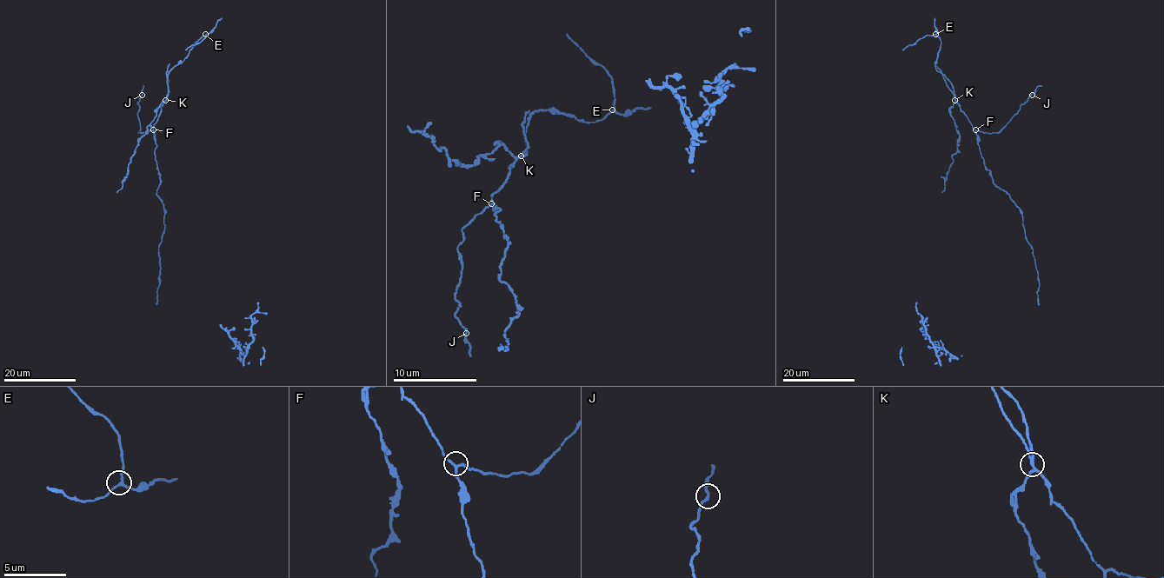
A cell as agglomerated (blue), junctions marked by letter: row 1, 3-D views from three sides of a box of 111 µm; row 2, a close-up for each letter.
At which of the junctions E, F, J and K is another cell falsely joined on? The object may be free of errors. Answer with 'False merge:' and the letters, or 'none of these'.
False merge: K

